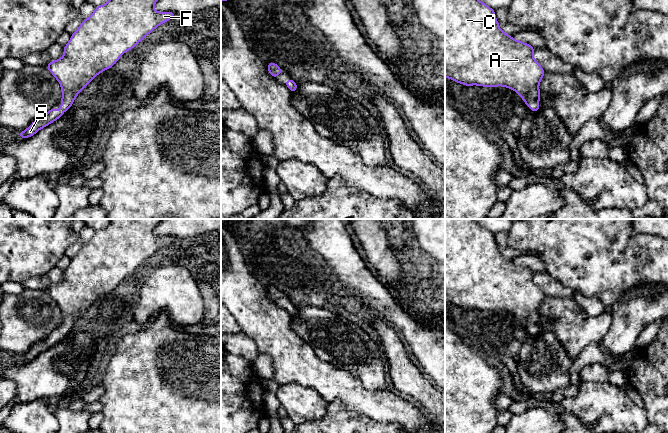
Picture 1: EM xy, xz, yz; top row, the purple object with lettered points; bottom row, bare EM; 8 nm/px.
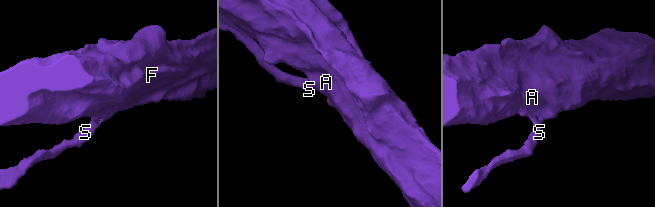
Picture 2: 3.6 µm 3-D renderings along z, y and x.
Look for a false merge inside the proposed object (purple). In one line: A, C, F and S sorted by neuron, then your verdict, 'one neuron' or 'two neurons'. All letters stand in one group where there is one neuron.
A C F S; one neuron

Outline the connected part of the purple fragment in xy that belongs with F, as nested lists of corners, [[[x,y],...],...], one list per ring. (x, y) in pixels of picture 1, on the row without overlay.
[[[111,219],[109,225],[104,229],[97,230],[93,238],[84,243],[78,253],[71,259],[70,265],[63,271],[64,280],[58,284],[51,285],[46,292],[53,298],[61,309],[62,323],[61,333],[51,332],[44,340],[36,343],[24,355],[18,358],[18,362],[29,362],[40,353],[63,340],[68,335],[76,320],[101,296],[111,292],[119,282],[130,273],[133,273],[146,259],[150,258],[160,248],[171,244],[175,236],[157,236],[153,233],[154,228],[164,219]]]

